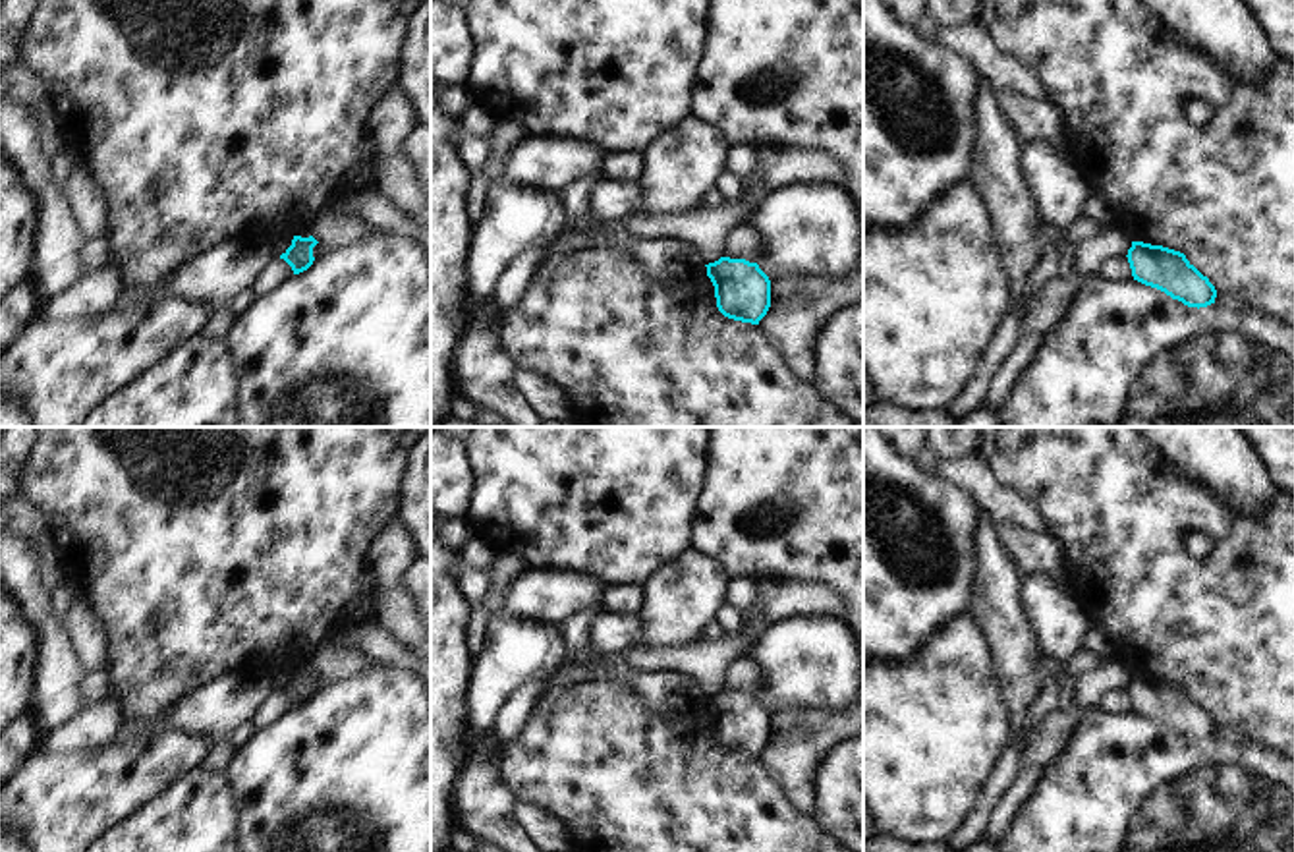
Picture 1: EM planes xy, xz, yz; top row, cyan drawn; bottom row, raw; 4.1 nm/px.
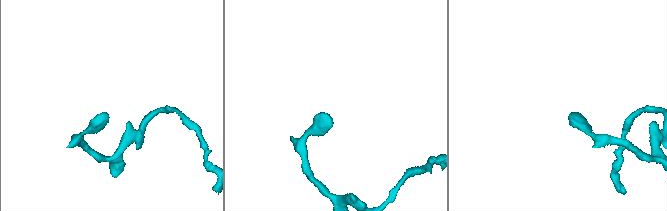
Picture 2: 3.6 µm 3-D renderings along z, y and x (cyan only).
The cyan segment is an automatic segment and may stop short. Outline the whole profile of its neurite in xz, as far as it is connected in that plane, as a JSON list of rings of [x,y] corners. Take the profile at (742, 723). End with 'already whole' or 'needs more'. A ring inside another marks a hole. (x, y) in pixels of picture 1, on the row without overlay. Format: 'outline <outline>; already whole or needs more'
outline [[[720,690],[705,697],[718,744],[734,753],[759,757],[771,740],[771,713],[757,696]]]; already whole

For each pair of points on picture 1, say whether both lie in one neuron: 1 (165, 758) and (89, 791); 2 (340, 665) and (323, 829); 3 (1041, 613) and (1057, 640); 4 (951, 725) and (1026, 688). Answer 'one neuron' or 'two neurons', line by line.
1: one neuron
2: two neurons
3: one neuron
4: two neurons

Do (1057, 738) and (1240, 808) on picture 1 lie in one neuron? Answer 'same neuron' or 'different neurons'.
different neurons

